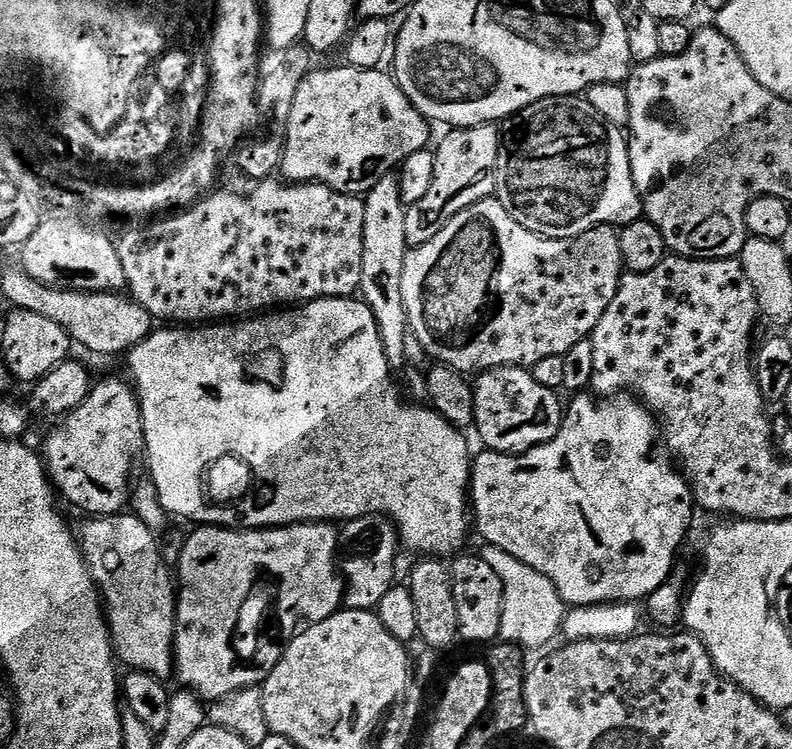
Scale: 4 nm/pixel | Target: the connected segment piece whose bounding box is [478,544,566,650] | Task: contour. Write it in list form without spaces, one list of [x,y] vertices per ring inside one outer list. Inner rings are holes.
[[[484,544],[478,554],[489,564],[490,570],[494,570],[501,586],[499,639],[524,650],[540,648],[548,643],[551,645],[566,615],[564,599],[555,586],[548,578],[538,574],[538,570],[530,570],[530,566],[518,562],[518,558],[506,554],[506,550],[498,550],[493,544]]]

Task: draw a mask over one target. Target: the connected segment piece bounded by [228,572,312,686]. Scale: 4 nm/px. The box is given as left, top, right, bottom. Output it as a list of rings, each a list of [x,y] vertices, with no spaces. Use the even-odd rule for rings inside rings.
[[[256,572],[252,584],[244,588],[236,612],[232,612],[232,628],[228,628],[228,656],[232,656],[232,672],[236,672],[236,676],[252,676],[252,686],[263,685],[273,666],[280,661],[282,649],[288,641],[310,624],[312,612],[304,612],[304,608],[284,608],[284,604],[280,604],[281,591],[280,576],[276,576],[276,572]]]

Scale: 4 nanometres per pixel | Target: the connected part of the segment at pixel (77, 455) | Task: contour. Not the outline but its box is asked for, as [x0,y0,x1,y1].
[42,379,142,518]

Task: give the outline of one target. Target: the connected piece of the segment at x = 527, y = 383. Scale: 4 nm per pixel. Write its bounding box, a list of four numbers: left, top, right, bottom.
[471,367,562,454]

